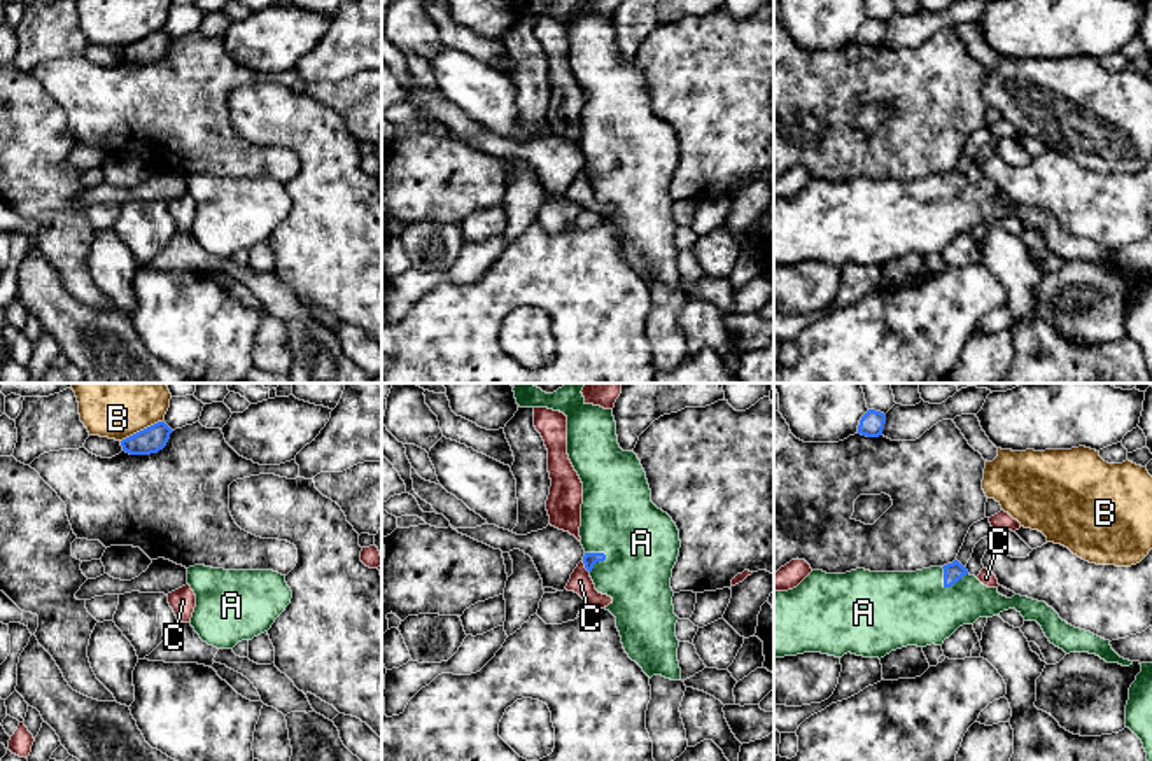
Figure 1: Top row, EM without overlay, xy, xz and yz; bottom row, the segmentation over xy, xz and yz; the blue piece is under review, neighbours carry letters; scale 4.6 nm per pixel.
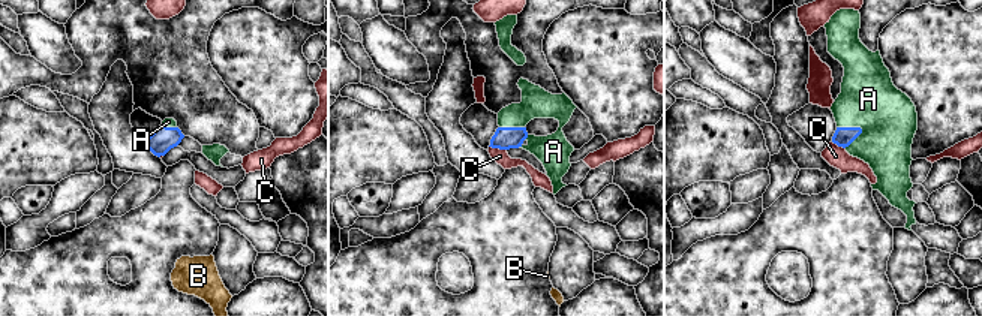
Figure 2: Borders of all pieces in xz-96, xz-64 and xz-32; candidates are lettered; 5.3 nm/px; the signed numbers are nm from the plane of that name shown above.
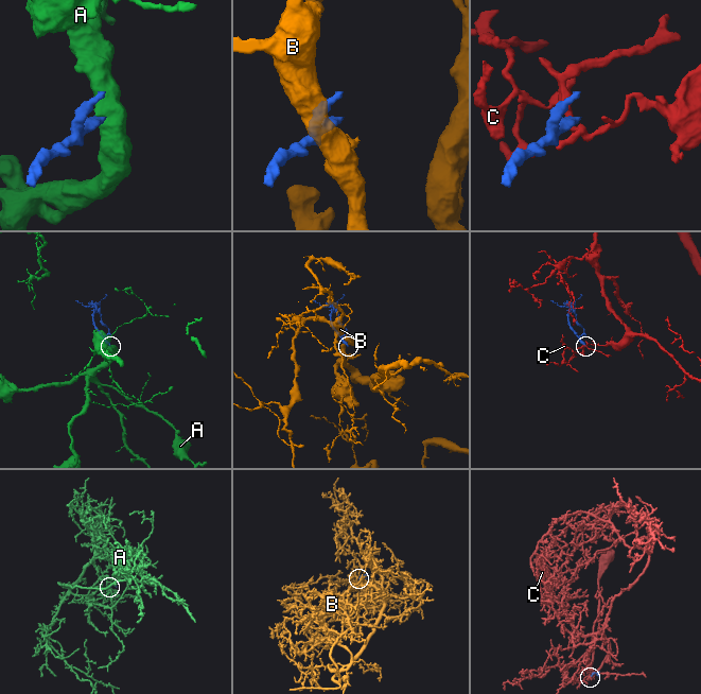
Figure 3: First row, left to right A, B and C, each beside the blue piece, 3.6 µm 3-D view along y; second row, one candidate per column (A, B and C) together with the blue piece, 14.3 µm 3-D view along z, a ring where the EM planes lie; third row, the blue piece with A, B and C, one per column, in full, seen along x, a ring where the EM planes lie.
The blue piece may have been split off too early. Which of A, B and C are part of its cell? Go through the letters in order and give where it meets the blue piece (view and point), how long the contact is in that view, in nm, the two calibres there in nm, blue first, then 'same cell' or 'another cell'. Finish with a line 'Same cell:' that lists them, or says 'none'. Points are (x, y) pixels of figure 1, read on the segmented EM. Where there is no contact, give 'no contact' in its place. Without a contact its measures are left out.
A: yz (955, 581) | 140 nm | 90/340 nm | same cell
B: xy (140, 431) | 220 nm | 120/420 nm | another cell
C: xz (585, 567) | 70 nm | 60/100 nm | another cell
Same cell: A

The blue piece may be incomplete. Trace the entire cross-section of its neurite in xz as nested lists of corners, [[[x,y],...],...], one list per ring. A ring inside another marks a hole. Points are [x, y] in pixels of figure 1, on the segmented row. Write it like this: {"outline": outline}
{"outline": [[[530,383],[515,385],[520,408],[548,408],[567,416],[567,455],[583,483],[580,537],[585,549],[583,563],[595,590],[613,598],[604,607],[616,618],[616,628],[625,653],[651,679],[662,675],[681,681],[678,661],[671,588],[672,569],[679,556],[679,530],[672,518],[651,502],[651,490],[641,460],[618,444],[613,409],[587,404],[581,394],[585,383],[565,383],[546,394]]]}

